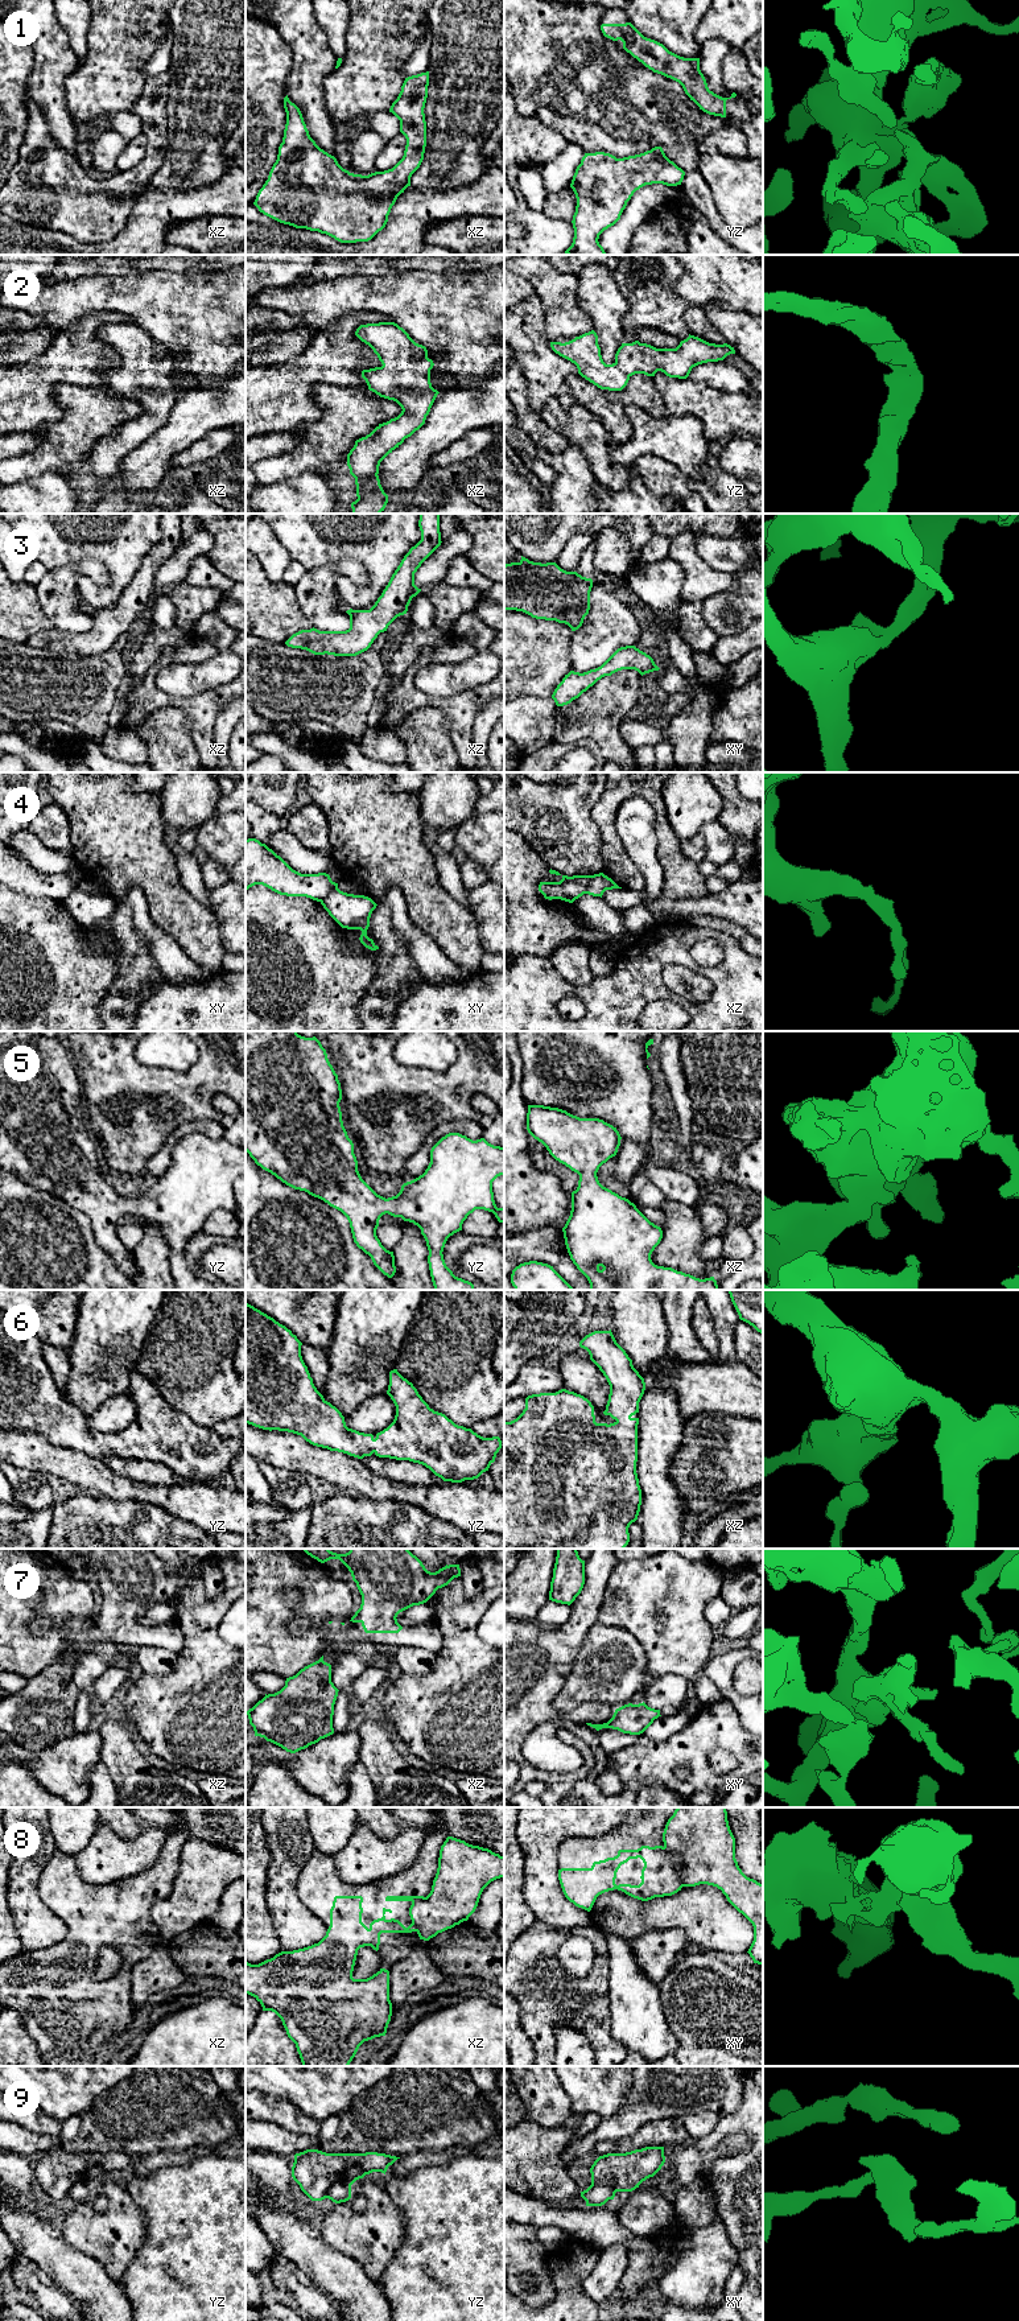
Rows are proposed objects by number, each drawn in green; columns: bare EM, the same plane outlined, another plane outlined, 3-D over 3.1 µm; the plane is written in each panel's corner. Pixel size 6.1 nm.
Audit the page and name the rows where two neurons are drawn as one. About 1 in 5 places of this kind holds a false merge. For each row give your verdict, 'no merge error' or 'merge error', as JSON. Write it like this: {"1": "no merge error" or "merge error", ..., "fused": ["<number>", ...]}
{"1": "no merge error", "2": "no merge error", "3": "no merge error", "4": "merge error", "5": "no merge error", "6": "no merge error", "7": "no merge error", "8": "merge error", "9": "merge error", "fused": ["4", "8", "9"]}

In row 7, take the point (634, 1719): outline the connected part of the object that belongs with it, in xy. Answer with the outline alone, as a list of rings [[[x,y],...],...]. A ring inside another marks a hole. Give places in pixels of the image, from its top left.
[[[644,1702],[639,1704],[628,1703],[616,1708],[612,1718],[607,1723],[586,1724],[595,1728],[597,1731],[602,1728],[612,1728],[623,1733],[640,1735],[659,1716],[661,1716],[660,1710],[651,1708]]]

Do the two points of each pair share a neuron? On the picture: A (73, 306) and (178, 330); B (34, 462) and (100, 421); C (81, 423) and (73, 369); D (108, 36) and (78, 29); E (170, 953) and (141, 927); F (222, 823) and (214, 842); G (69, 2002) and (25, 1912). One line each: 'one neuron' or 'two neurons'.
A: one neuron
B: one neuron
C: two neurons
D: two neurons
E: one neuron
F: one neuron
G: two neurons

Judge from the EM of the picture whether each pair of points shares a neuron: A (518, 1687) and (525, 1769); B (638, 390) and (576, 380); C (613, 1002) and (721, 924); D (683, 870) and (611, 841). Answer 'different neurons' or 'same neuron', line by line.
A: same neuron
B: same neuron
C: different neurons
D: same neuron

